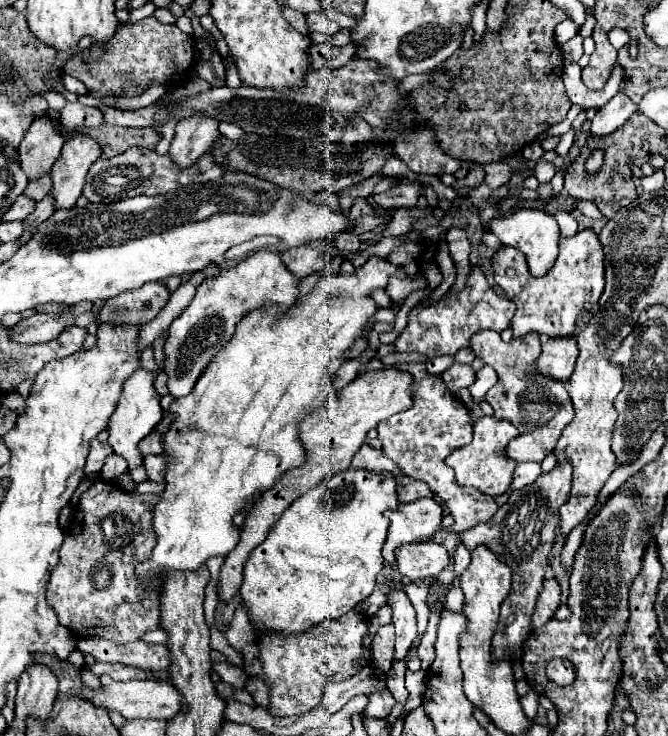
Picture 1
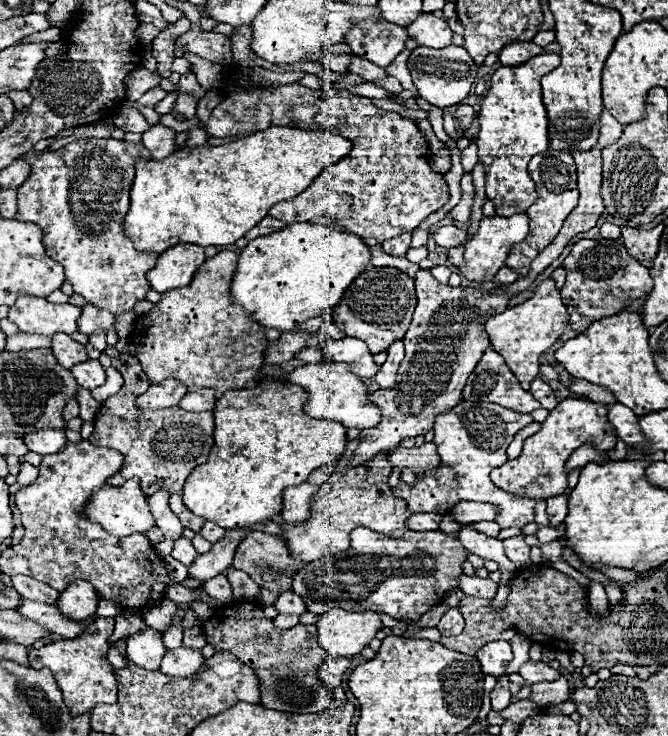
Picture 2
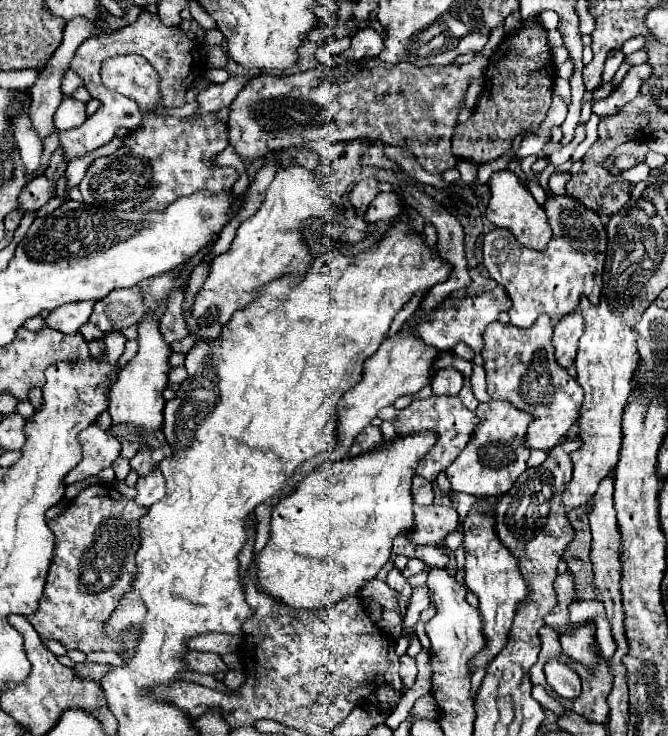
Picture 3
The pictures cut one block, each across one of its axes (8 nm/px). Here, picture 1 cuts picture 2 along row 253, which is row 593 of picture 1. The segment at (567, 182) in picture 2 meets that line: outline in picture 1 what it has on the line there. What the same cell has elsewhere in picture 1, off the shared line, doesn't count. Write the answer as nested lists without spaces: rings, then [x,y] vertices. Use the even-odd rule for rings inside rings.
[[[562,462],[554,470],[540,474],[536,482],[520,490],[512,490],[508,494],[508,502],[502,504],[488,522],[482,522],[476,528],[470,528],[460,534],[468,550],[472,550],[478,544],[486,544],[490,546],[490,550],[494,550],[494,554],[498,554],[498,558],[504,564],[508,564],[514,570],[512,592],[502,602],[500,622],[494,634],[494,646],[492,646],[494,660],[508,658],[512,664],[516,664],[522,658],[524,642],[532,632],[532,614],[536,608],[536,600],[542,592],[546,568],[550,566],[548,554],[554,546],[554,536],[560,522],[558,508],[562,502],[566,502],[570,494],[570,484],[572,484],[572,466],[570,462]]]

